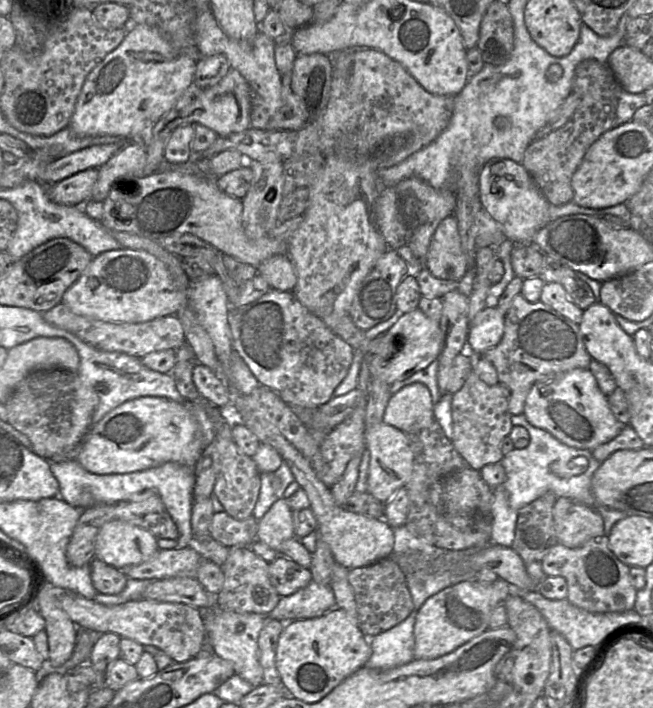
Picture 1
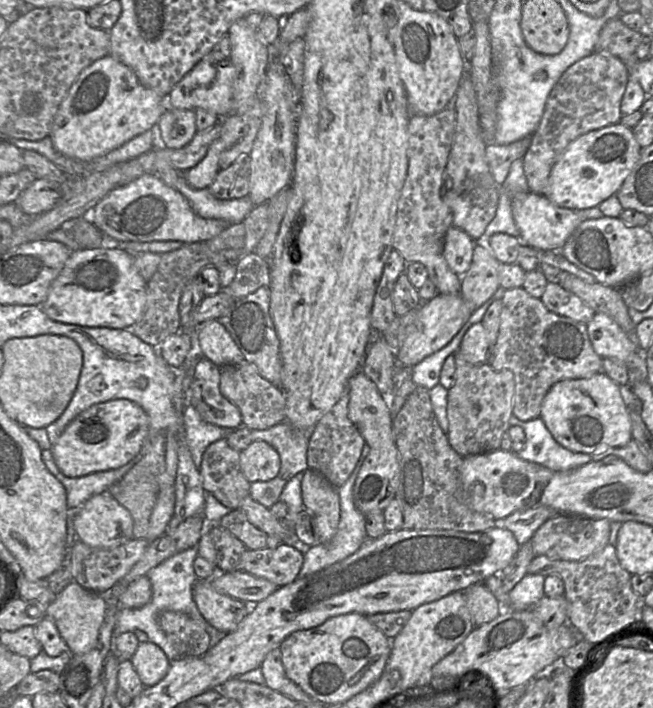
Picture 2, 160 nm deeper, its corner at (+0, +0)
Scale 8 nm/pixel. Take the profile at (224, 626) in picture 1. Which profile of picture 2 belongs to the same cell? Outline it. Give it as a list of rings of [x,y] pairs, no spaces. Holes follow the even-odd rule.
[[[197,580],[193,587],[195,604],[205,621],[217,630],[234,632],[250,610],[250,605],[216,591],[210,580]]]

